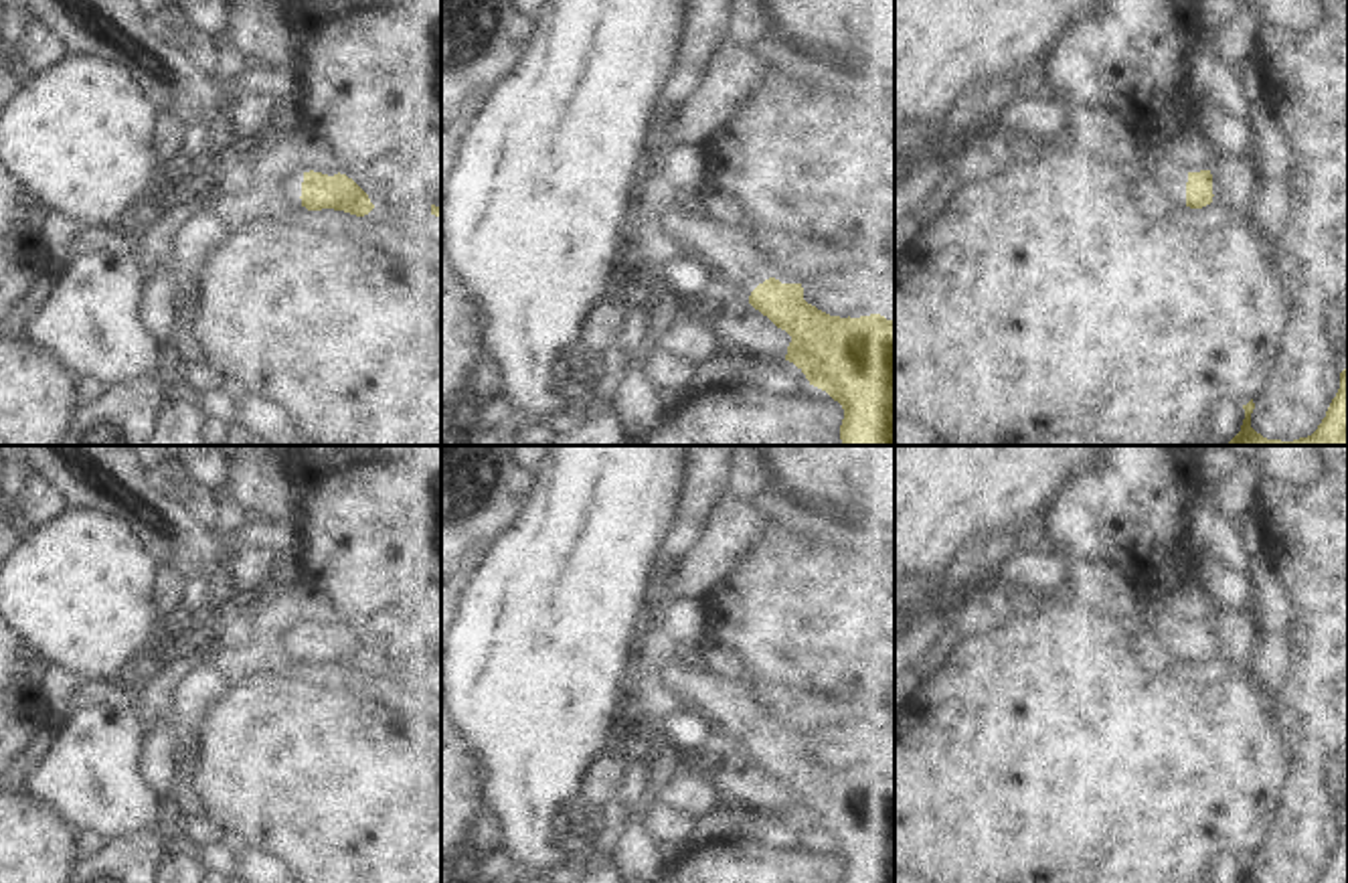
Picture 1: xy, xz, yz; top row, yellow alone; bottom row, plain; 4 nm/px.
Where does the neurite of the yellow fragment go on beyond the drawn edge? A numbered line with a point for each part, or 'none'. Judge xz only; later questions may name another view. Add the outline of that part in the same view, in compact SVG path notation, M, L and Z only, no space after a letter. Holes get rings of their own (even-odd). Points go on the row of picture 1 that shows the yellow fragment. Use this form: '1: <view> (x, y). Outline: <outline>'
1: xz (729, 252). Outline: M670 146L656 174L688 194L664 215L650 215L650 223L662 235L674 239L688 255L702 259L717 277L747 292L773 277L773 265L753 245L749 227L712 221L694 196L706 182L706 158L700 146Z

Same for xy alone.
1: xy (288, 191). Outline: M293 172L287 178L275 180L267 184L267 192L283 203L283 205L302 205L302 182L304 182L304 172Z

